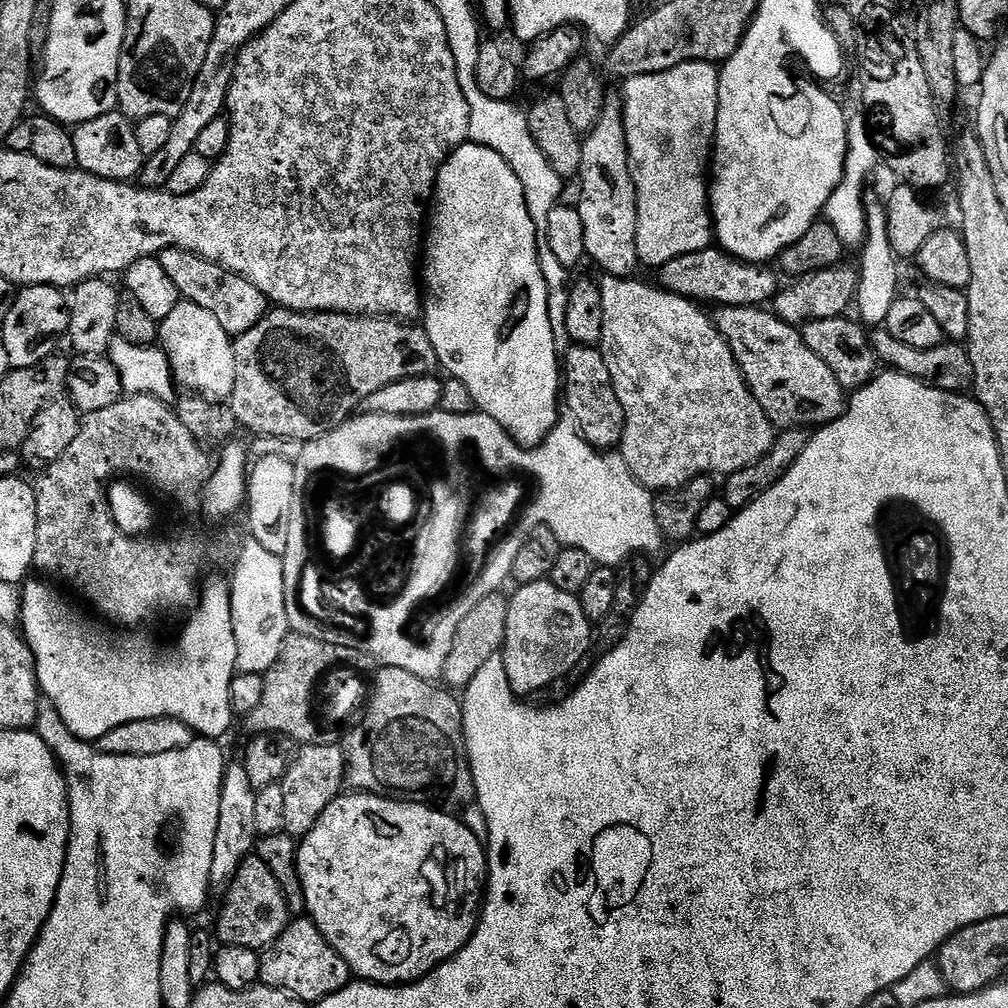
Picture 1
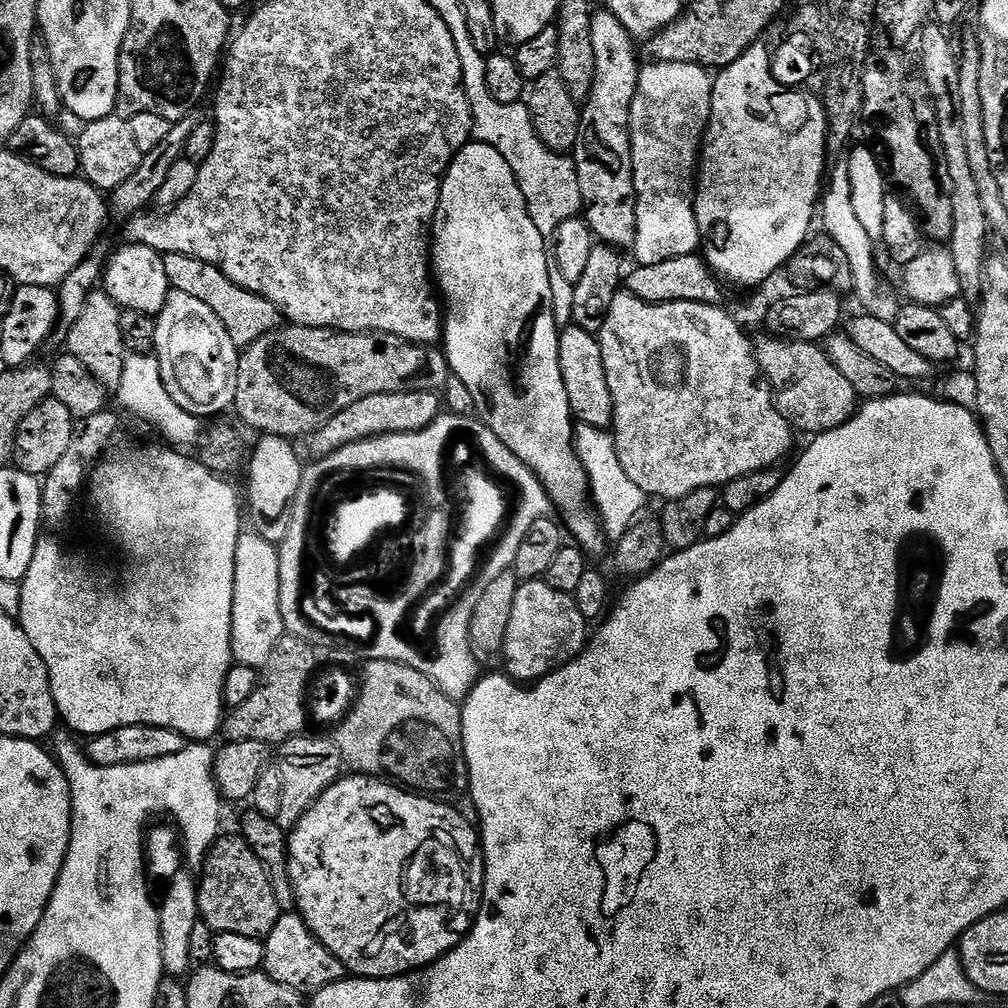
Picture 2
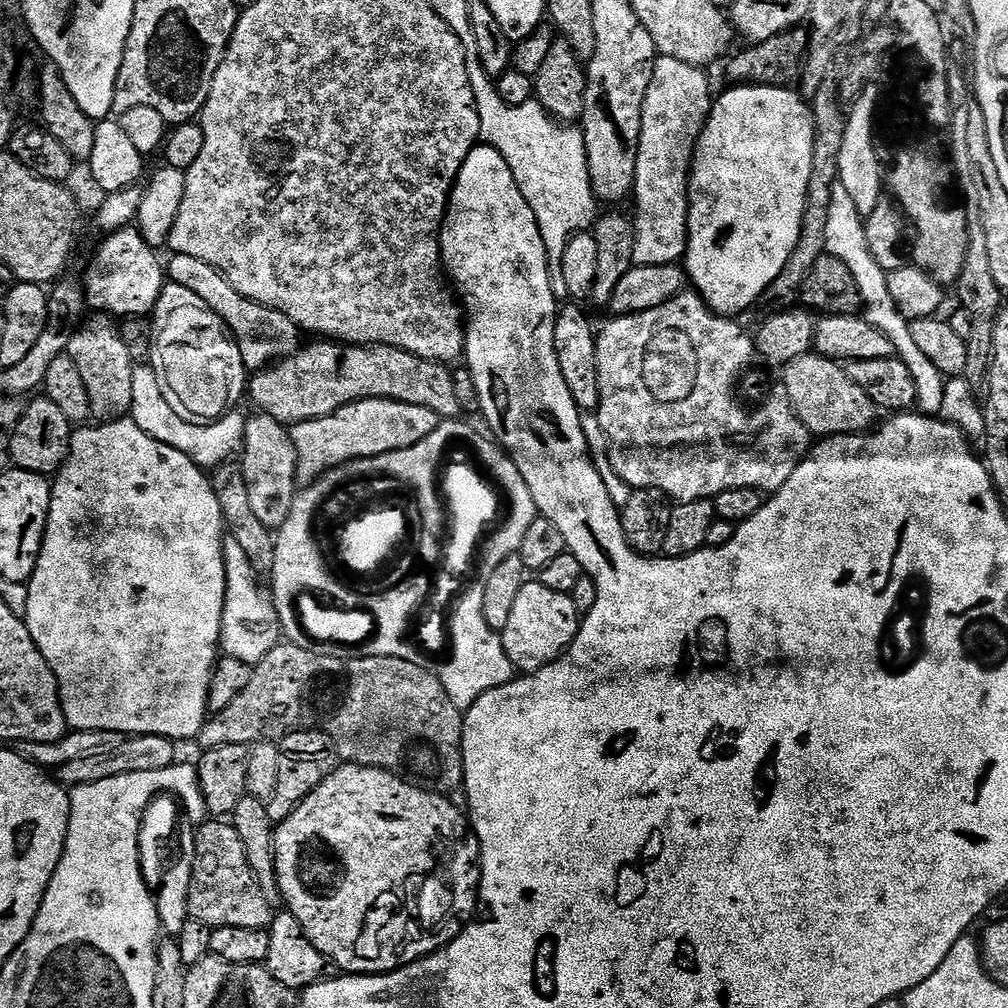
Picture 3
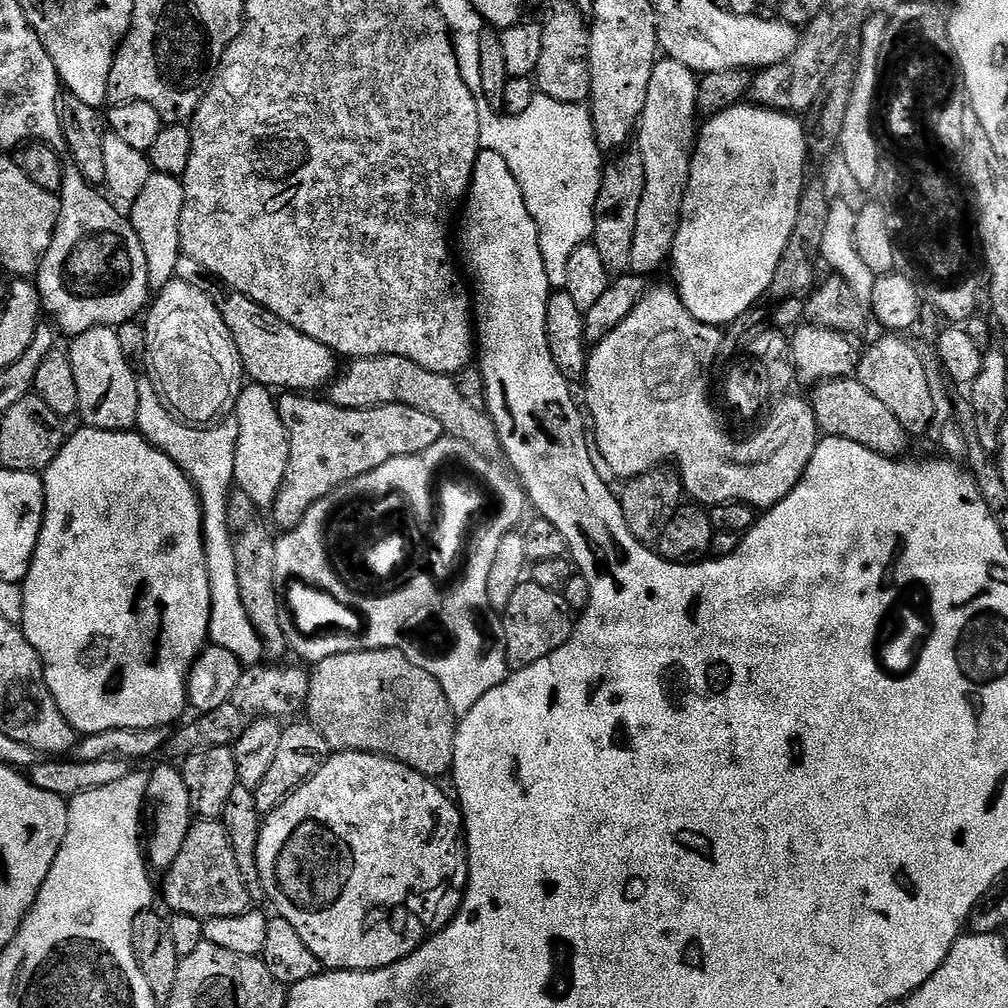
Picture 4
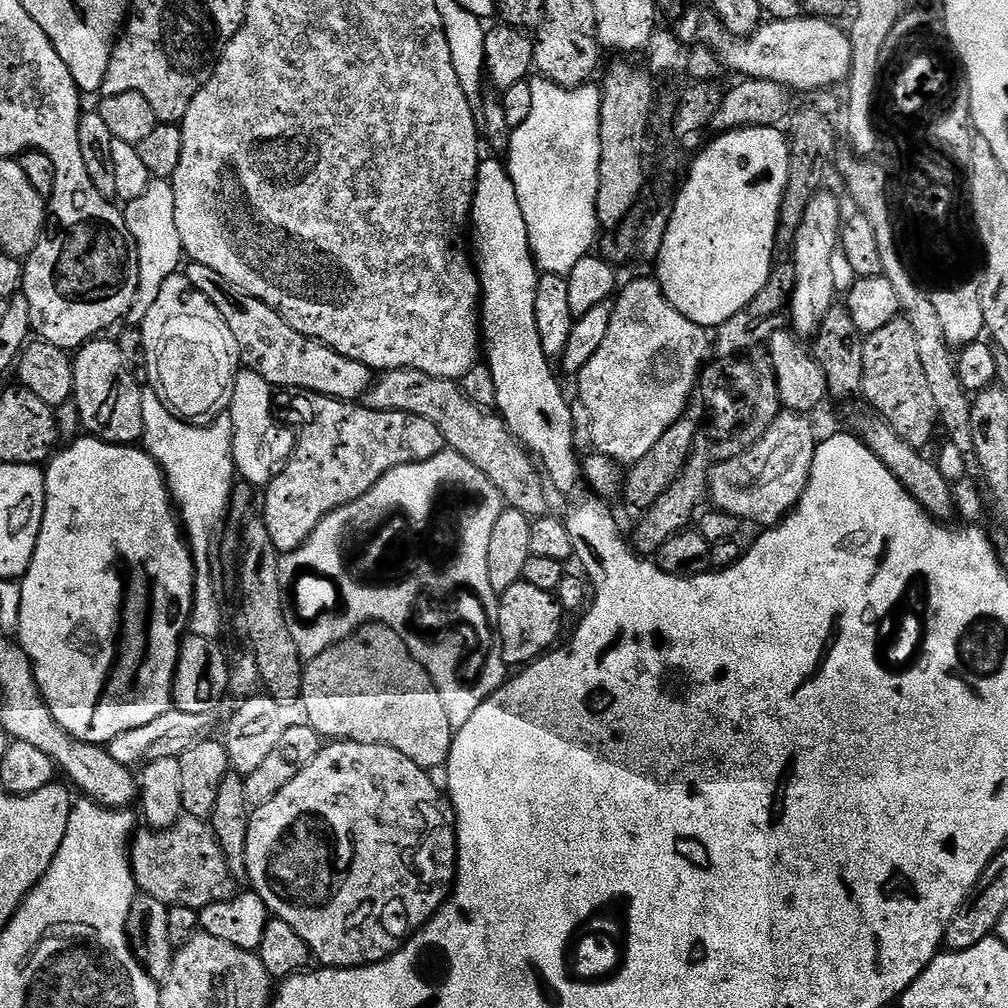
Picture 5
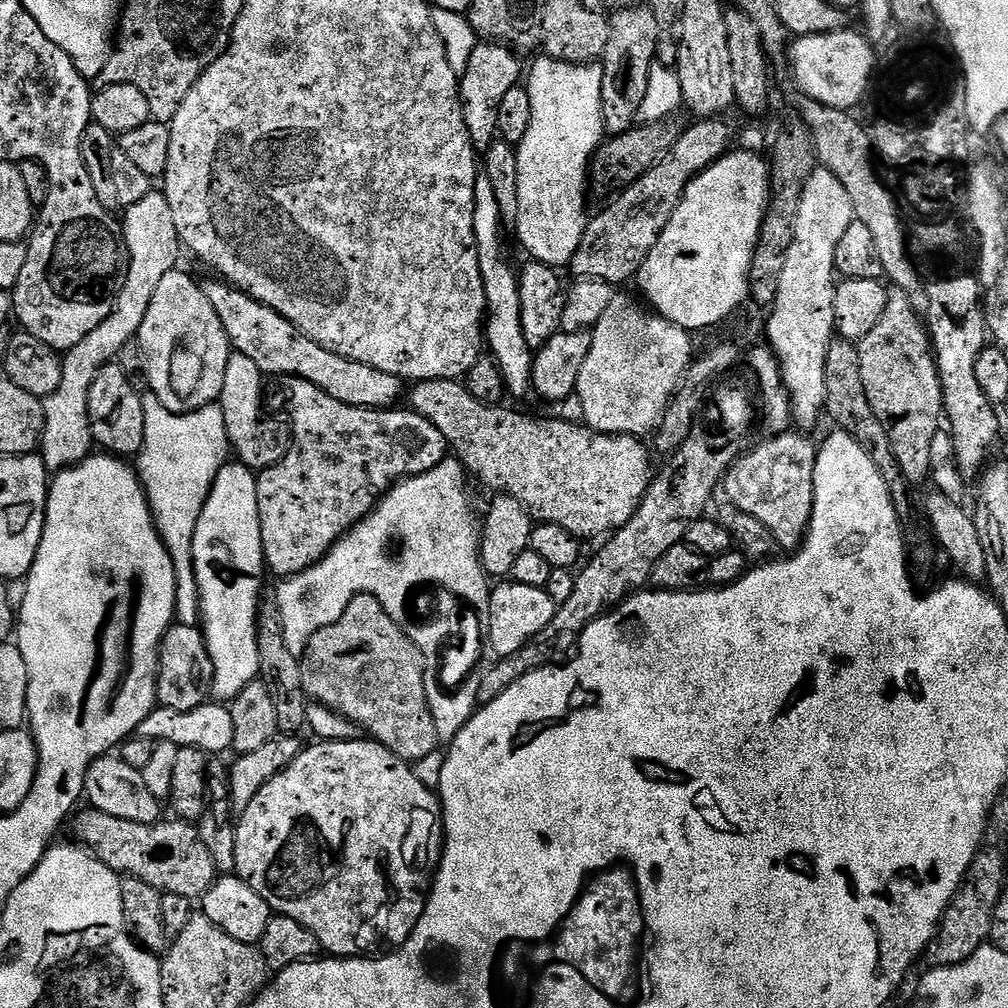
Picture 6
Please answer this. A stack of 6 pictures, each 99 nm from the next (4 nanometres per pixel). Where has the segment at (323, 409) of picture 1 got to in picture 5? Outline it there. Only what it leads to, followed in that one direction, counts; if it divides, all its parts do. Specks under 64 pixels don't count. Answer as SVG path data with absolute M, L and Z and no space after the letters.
M399 368L379 373L362 400L375 412L409 412L418 418L426 418L426 422L434 422L434 426L442 430L445 445L462 454L462 458L474 462L474 466L478 466L478 470L498 486L507 507L516 508L530 518L545 515L545 481L538 471L537 461L512 435L504 419L495 411L474 406L457 381L434 378L422 374L422 370Z

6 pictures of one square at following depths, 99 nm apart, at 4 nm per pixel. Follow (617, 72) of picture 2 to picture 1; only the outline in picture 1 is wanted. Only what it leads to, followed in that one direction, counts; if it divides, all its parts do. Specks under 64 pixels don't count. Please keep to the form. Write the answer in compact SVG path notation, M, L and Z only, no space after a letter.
M609 95L604 102L602 118L598 126L590 130L582 140L582 166L578 177L580 202L578 209L585 230L587 259L593 260L601 273L628 278L638 268L638 210L636 209L636 187L628 161L624 110L619 95Z

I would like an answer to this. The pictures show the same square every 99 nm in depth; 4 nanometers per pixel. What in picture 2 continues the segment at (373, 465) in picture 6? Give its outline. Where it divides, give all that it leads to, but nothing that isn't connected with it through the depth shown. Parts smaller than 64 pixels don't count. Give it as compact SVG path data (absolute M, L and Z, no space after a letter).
M399 392L398 394L370 394L370 398L362 398L362 402L354 402L354 406L346 406L330 422L316 429L310 437L312 456L319 458L329 456L342 446L363 442L375 436L386 434L410 434L426 430L442 414L442 400L434 392Z

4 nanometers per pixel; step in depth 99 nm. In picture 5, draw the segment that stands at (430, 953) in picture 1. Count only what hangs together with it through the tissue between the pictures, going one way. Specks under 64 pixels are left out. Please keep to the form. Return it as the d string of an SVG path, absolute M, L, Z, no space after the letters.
M342 740L328 742L320 749L320 753L270 802L255 809L248 818L246 834L246 866L248 867L248 884L251 891L257 892L266 902L269 913L275 919L286 922L286 926L294 926L294 931L302 942L312 951L313 957L326 968L364 968L368 964L376 964L393 956L404 945L413 932L418 931L427 920L431 920L445 900L448 899L452 885L456 883L456 818L451 803L445 793L436 789L429 773L418 767L406 754L398 754L390 746L381 744L359 744Z

